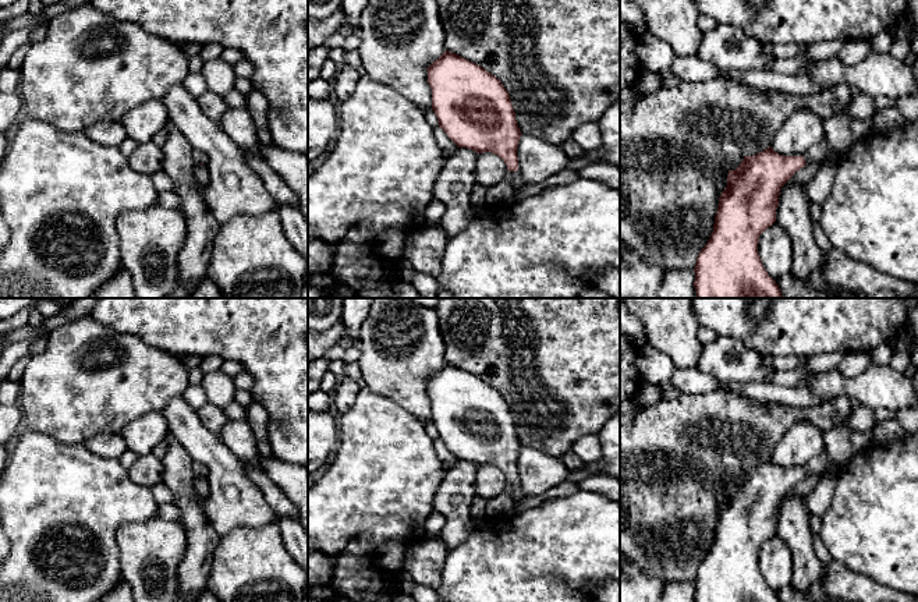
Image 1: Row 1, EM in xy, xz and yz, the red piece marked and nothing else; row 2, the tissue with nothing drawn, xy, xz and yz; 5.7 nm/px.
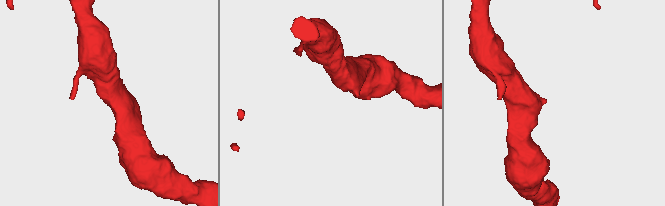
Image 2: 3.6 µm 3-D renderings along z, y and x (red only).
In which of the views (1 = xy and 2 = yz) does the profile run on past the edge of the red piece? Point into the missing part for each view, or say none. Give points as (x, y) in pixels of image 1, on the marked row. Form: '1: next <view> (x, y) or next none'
1: next xy (198, 156)
2: next yz (822, 149)

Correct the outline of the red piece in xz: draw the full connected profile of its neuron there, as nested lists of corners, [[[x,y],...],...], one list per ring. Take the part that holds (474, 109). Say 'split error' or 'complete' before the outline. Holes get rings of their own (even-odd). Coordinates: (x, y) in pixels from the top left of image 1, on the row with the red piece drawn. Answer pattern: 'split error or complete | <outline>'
split error | [[[444,52],[428,67],[432,110],[439,127],[458,146],[492,152],[506,164],[515,192],[527,183],[518,173],[521,131],[511,99],[500,79],[481,65]]]

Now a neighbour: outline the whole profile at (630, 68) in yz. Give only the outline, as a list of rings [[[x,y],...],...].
[[[620,21],[620,91],[632,88],[639,77],[639,38]]]

